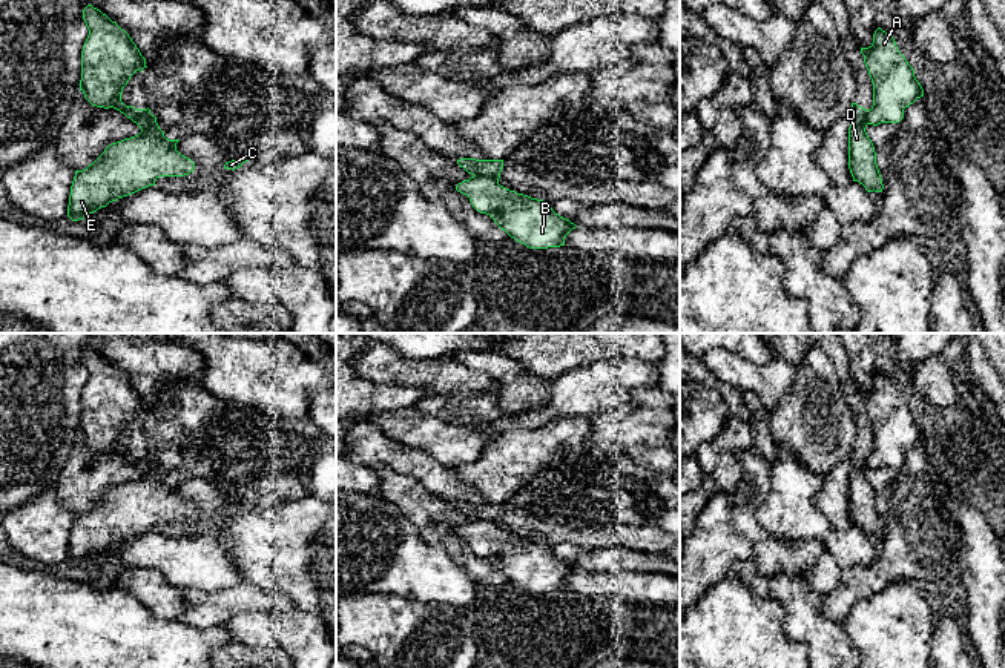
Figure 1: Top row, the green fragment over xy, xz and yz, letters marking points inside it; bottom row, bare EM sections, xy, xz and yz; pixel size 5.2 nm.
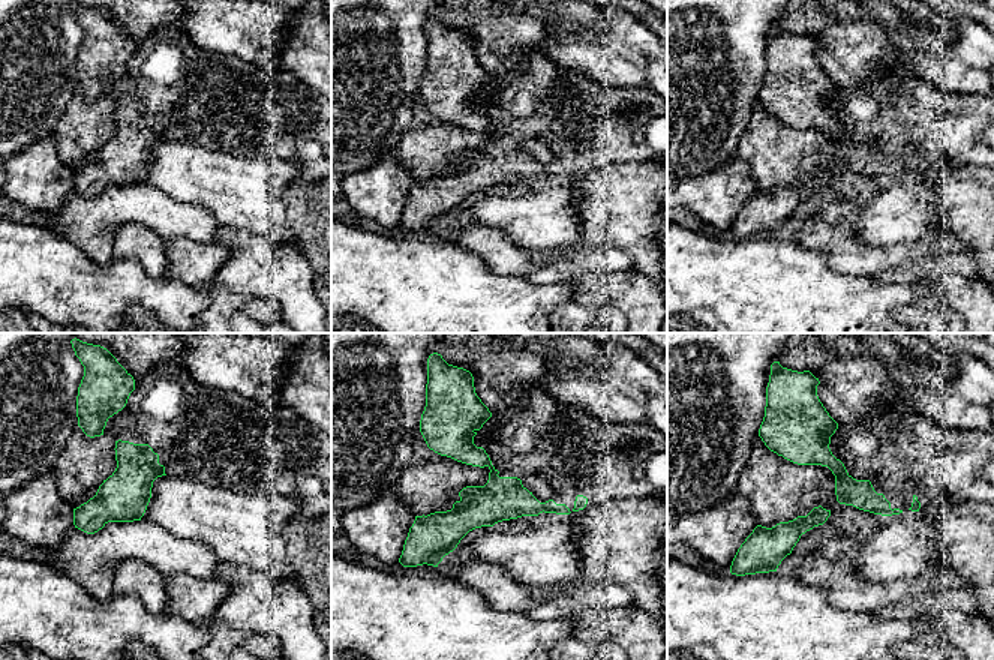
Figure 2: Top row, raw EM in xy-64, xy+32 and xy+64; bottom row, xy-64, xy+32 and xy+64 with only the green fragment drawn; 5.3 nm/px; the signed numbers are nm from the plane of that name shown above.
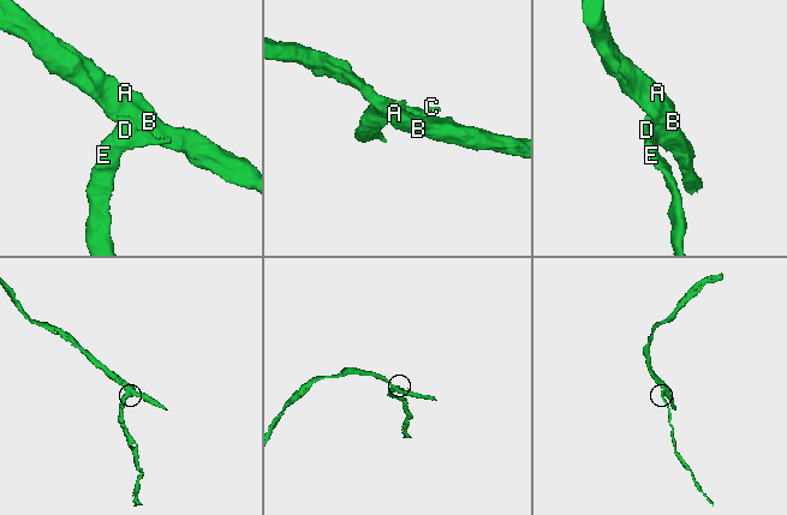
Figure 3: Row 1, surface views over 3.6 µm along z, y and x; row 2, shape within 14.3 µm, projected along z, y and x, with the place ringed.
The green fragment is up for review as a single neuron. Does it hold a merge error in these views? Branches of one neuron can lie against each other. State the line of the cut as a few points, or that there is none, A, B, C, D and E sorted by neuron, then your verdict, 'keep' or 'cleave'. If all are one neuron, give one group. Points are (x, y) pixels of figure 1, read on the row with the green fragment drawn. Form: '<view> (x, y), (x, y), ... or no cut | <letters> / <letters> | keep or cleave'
xy (123, 105), (126, 111), (140, 114), (146, 120) | A B / C D E | cleave

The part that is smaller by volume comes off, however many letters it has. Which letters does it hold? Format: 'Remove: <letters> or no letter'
Remove: C, D, E

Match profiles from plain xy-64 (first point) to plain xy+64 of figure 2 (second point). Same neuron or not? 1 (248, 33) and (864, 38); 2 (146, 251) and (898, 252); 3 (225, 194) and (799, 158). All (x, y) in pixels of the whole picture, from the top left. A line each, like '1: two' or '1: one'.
1: two
2: one
3: two

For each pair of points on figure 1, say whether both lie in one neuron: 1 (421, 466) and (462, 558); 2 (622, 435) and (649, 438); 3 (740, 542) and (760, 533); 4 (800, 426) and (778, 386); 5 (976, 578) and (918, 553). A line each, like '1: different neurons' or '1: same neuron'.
1: different neurons
2: same neuron
3: different neurons
4: different neurons
5: different neurons

